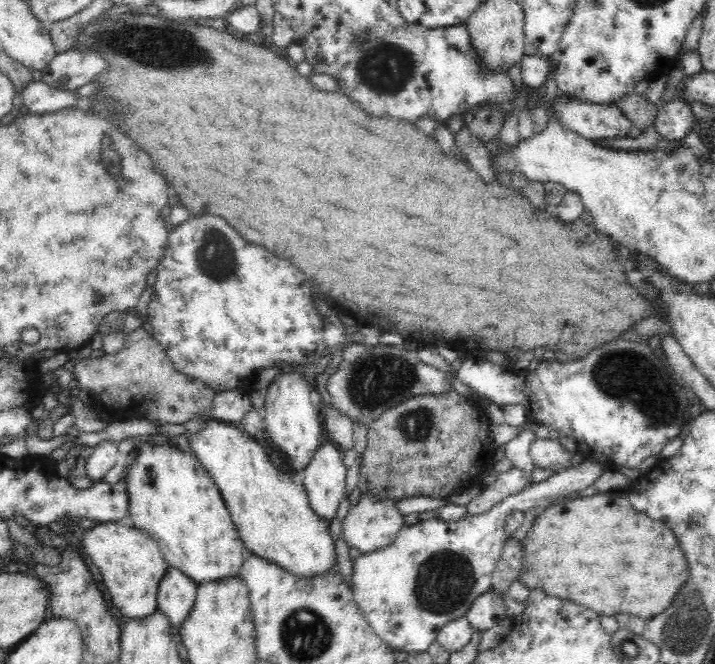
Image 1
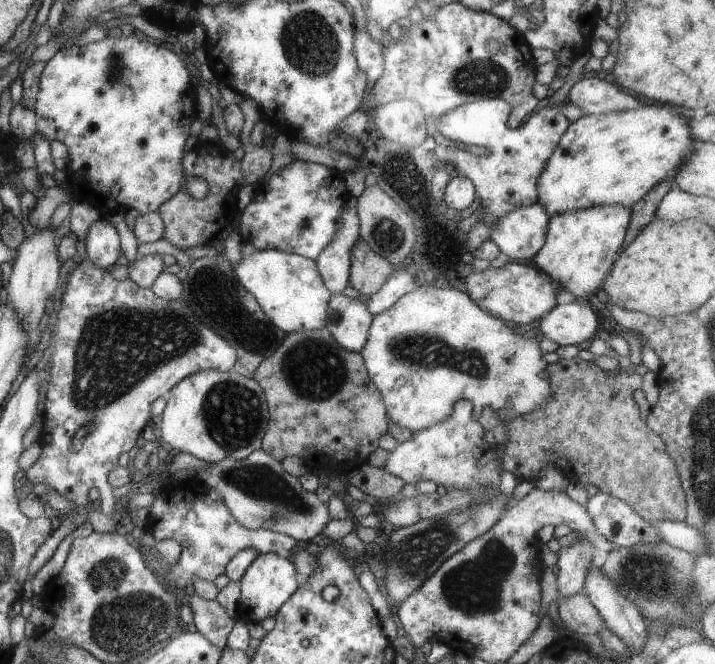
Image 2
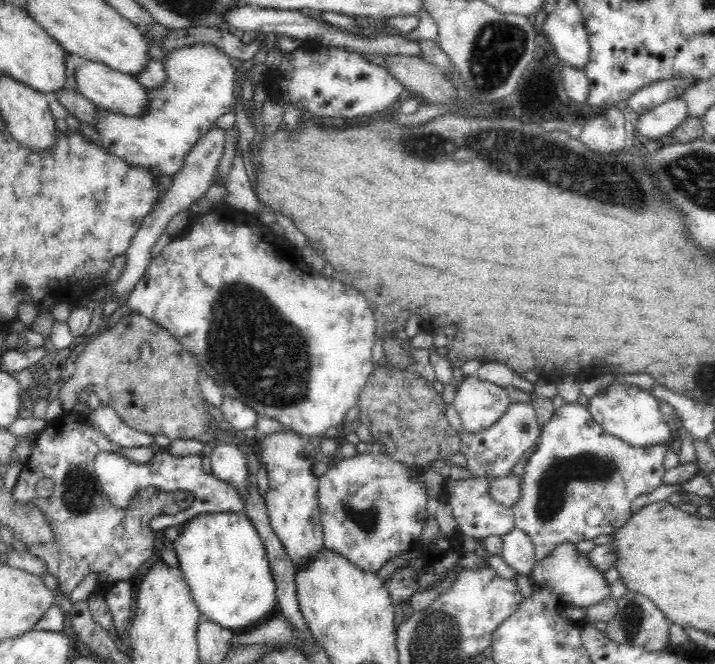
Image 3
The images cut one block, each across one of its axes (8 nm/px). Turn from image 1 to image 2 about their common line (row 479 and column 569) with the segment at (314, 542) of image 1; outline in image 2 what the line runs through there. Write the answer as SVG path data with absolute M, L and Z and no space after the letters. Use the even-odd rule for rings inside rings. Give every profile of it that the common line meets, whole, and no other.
M610 204L591 206L585 210L573 210L573 212L561 212L561 214L550 216L547 221L543 246L535 253L530 263L549 276L549 282L555 287L556 295L565 292L572 294L576 300L593 299L602 286L605 274L610 270L618 255L619 246L625 240L630 214L630 208L619 206L619 204Z

